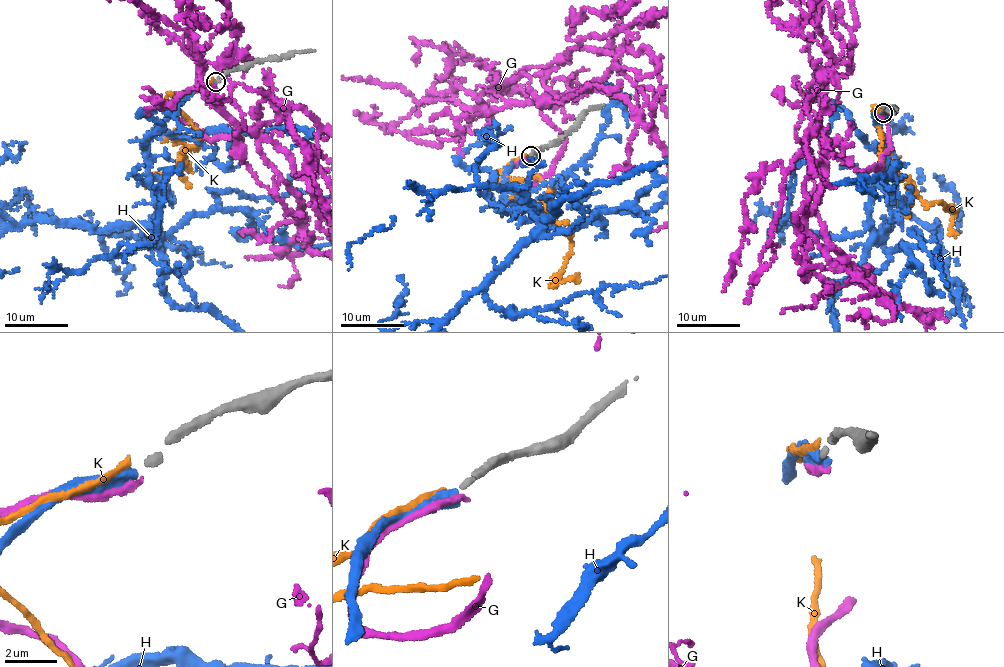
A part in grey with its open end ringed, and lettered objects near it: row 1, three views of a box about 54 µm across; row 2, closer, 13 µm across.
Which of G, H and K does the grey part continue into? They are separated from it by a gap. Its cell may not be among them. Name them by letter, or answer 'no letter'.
H

